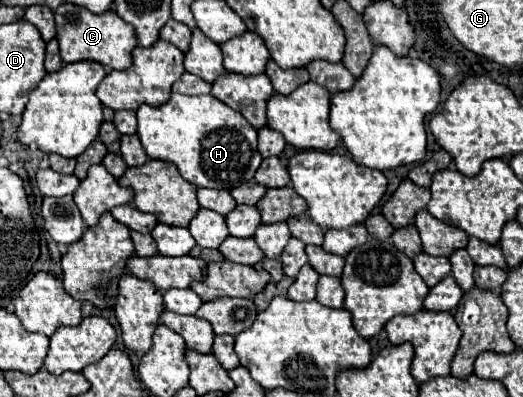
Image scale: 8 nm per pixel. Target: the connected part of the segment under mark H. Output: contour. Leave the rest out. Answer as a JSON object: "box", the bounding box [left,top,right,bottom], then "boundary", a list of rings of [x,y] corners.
{"box":[137,94,261,190],"boundary":[[[171,94],[169,100],[161,106],[141,104],[137,108],[137,134],[149,158],[167,160],[175,164],[181,176],[199,188],[203,186],[203,188],[231,190],[237,184],[245,184],[253,180],[253,174],[261,164],[261,154],[257,150],[257,130],[249,122],[245,122],[245,118],[239,112],[217,102],[217,98],[213,98],[211,94],[203,94],[203,96]]]}

